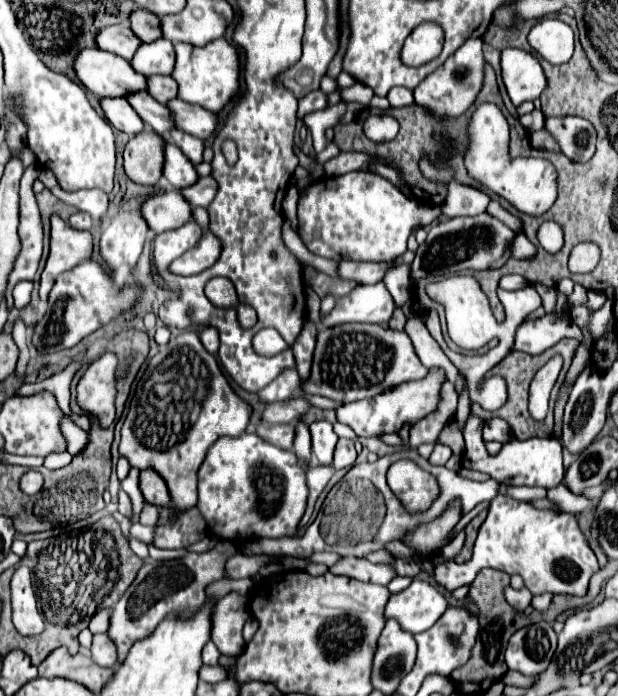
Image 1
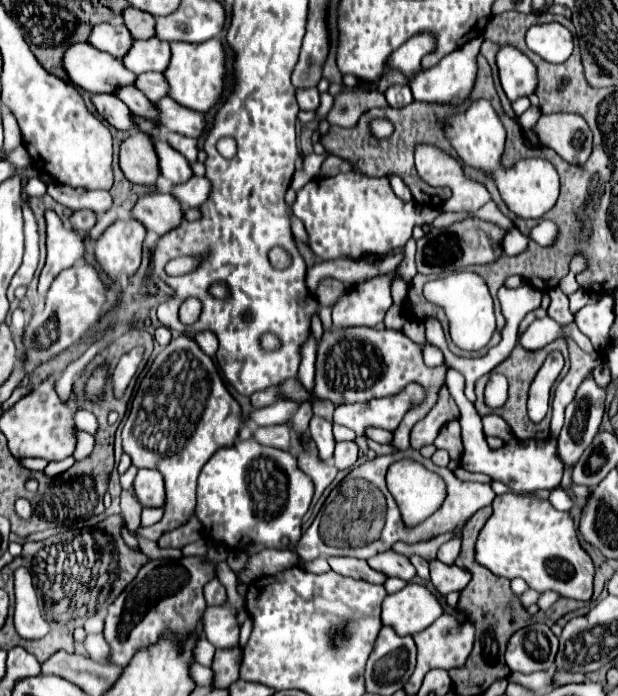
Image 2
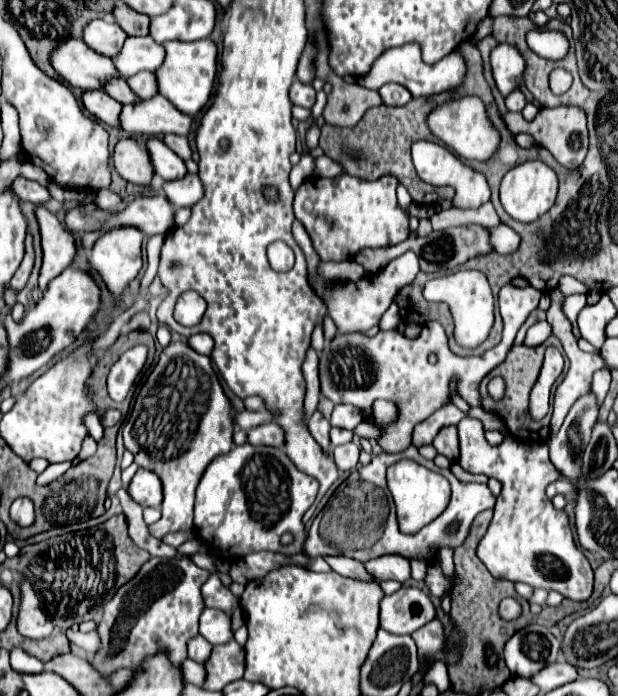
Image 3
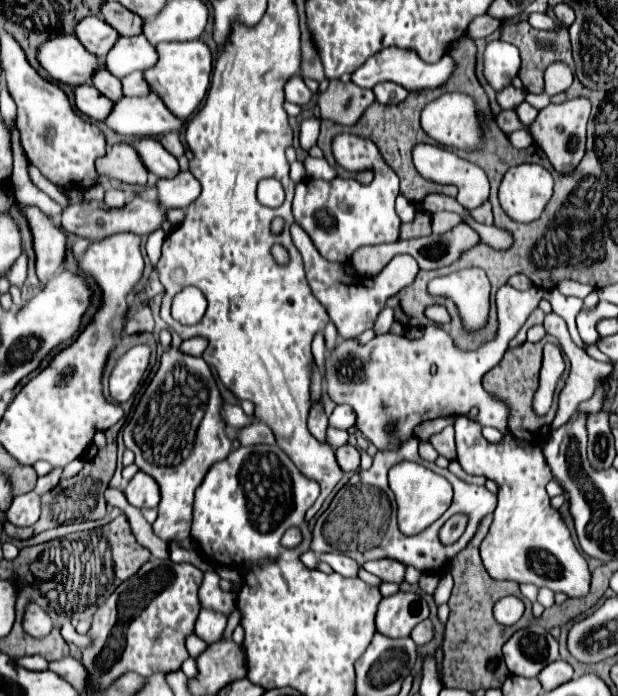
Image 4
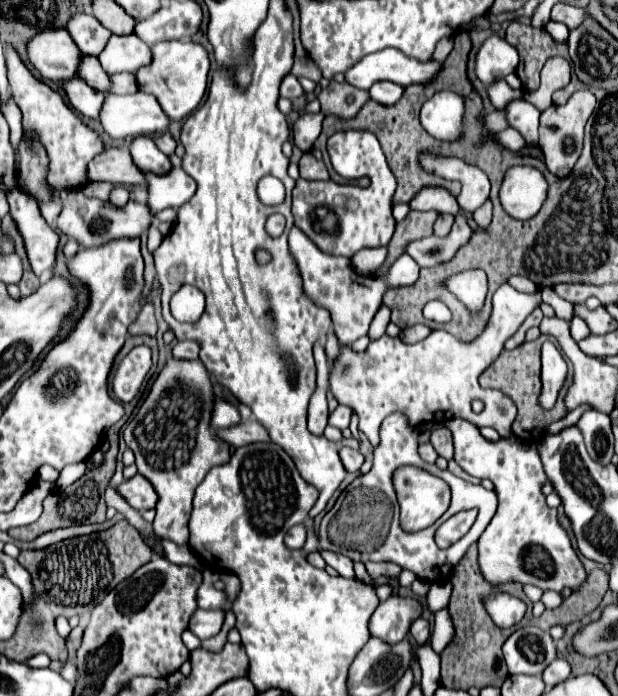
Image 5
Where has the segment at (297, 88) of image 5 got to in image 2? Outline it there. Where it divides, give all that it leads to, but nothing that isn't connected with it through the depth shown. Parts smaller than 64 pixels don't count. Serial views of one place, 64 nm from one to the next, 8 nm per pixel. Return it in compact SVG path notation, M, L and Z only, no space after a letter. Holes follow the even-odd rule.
M306 88L306 90L296 90L296 100L300 110L316 110L320 106L320 92L316 88Z

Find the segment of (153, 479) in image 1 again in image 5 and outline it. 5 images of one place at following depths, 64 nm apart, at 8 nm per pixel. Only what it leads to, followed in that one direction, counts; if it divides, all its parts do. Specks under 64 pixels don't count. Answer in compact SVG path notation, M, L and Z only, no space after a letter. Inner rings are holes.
M136 474L130 480L124 480L118 486L118 492L136 510L150 510L158 502L158 494L156 494L154 486L148 480L144 480L144 476L140 476L140 474Z

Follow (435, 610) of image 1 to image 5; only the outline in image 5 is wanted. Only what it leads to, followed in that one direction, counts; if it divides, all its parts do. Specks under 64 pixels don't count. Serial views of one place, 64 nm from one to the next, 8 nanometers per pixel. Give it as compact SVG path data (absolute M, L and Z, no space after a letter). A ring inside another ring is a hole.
M390 596L372 614L370 632L390 644L404 640L414 620L422 618L424 606L414 596Z

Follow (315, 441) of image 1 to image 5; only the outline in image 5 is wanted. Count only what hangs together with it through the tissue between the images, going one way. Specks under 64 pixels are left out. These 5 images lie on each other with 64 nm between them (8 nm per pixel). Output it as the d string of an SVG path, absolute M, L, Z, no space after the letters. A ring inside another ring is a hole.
M318 370L318 388L310 398L308 406L308 430L316 436L322 436L328 424L328 404L326 404L326 390L328 390L328 370Z

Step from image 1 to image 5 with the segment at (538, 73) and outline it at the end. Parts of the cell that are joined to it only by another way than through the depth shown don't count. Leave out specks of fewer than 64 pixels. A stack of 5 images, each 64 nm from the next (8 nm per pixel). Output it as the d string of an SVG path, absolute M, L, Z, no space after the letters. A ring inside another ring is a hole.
M490 36L476 56L476 76L486 84L506 78L518 66L518 52L500 36Z

